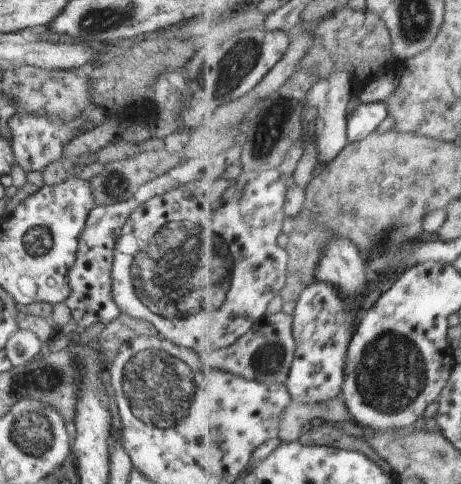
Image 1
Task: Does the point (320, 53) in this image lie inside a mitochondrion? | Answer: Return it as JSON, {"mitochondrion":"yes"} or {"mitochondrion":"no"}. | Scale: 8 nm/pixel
{"mitochondrion":"no"}

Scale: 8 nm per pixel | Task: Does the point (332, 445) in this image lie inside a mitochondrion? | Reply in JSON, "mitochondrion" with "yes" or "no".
{"mitochondrion":"no"}

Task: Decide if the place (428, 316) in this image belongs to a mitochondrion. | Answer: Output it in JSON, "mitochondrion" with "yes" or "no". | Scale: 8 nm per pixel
{"mitochondrion":"no"}

